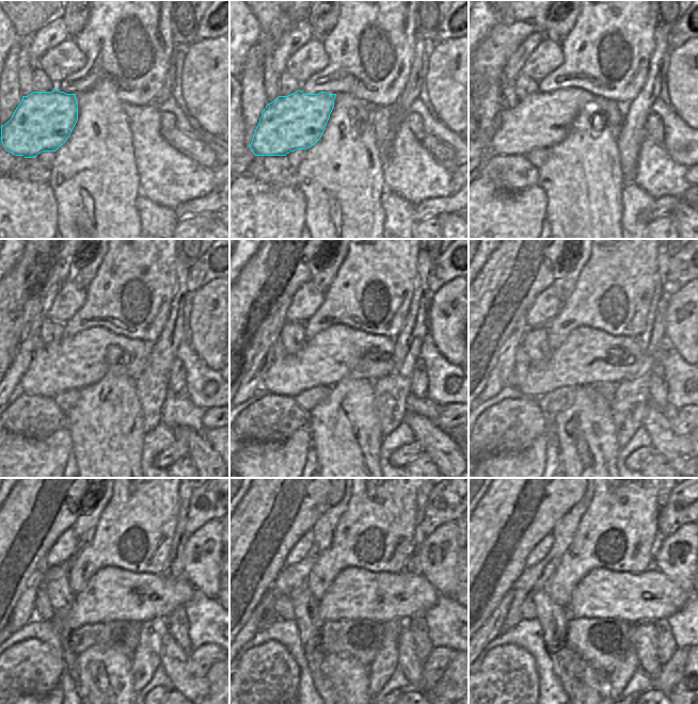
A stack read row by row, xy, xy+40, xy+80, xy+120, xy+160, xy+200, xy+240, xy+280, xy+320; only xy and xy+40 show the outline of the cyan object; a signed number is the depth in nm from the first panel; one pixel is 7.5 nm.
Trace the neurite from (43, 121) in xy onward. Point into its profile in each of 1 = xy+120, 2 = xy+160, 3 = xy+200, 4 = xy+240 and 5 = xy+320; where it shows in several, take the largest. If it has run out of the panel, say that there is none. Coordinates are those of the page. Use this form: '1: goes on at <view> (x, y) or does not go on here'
1: goes on at xy+120 (78, 362)
2: goes on at xy+160 (338, 352)
3: goes on at xy+200 (588, 355)
4: goes on at xy+240 (111, 594)
5: goes on at xy+320 (645, 597)

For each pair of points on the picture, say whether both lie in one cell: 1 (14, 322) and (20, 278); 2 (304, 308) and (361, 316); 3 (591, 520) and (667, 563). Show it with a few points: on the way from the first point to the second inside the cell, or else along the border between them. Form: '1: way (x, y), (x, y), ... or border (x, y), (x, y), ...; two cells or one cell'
1: way (13, 312), (13, 304), (20, 289); one cell
2: border (324, 293), (324, 299), (319, 308), (304, 322); two cells
3: border (660, 539), (654, 549), (654, 559), (652, 561); two cells

